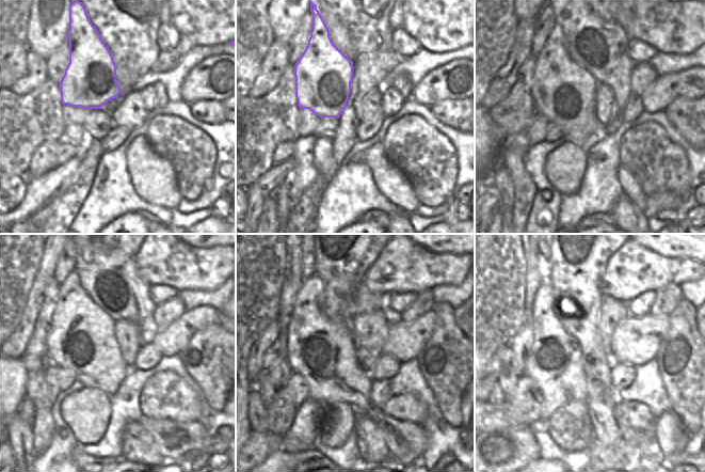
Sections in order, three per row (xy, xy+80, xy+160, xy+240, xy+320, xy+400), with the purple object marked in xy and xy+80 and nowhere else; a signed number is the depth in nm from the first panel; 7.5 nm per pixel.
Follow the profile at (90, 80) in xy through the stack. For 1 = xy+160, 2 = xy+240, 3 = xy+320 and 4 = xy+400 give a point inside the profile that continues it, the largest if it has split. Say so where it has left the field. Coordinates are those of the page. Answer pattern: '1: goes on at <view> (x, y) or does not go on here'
1: goes on at xy+160 (563, 92)
2: goes on at xy+240 (82, 339)
3: goes on at xy+320 (321, 349)
4: goes on at xy+400 (555, 363)

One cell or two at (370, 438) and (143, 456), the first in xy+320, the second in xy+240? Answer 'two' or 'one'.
one

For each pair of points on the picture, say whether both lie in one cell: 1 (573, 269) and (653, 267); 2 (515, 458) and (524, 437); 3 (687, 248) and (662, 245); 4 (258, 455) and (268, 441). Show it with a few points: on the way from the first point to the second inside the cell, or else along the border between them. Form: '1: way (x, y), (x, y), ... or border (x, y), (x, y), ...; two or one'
1: border (620, 248), (607, 262), (601, 279), (599, 293); two
2: way (515, 453), (515, 446), (518, 442); one
3: way (681, 245), (669, 245); one
4: way (258, 452), (265, 444); one

